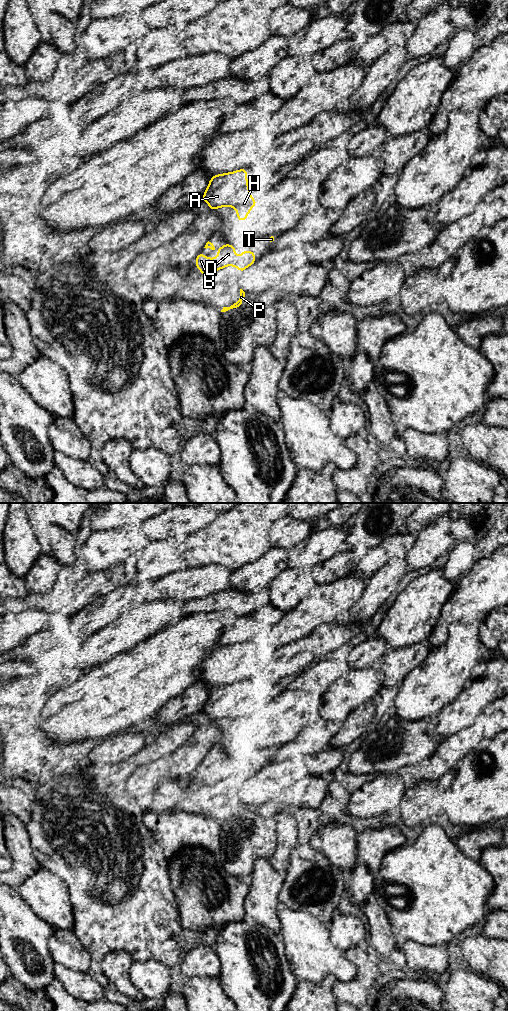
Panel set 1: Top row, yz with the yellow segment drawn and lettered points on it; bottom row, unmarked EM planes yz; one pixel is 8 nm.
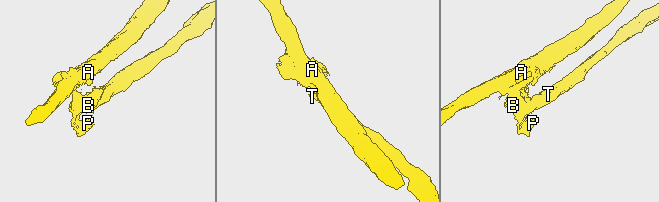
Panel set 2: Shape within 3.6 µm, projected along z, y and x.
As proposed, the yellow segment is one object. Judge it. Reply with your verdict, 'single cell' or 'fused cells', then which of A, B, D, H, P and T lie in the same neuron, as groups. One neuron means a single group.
fused cells; groups A B D H P / T

